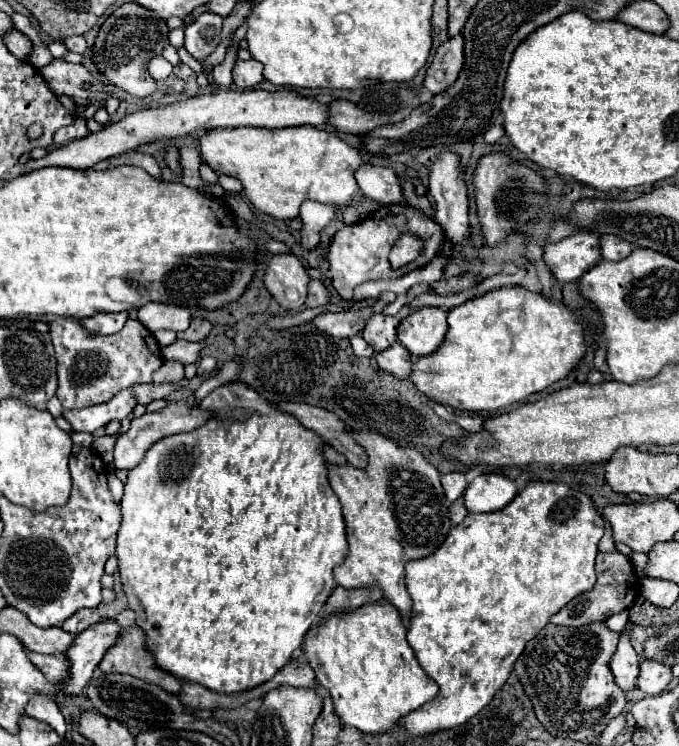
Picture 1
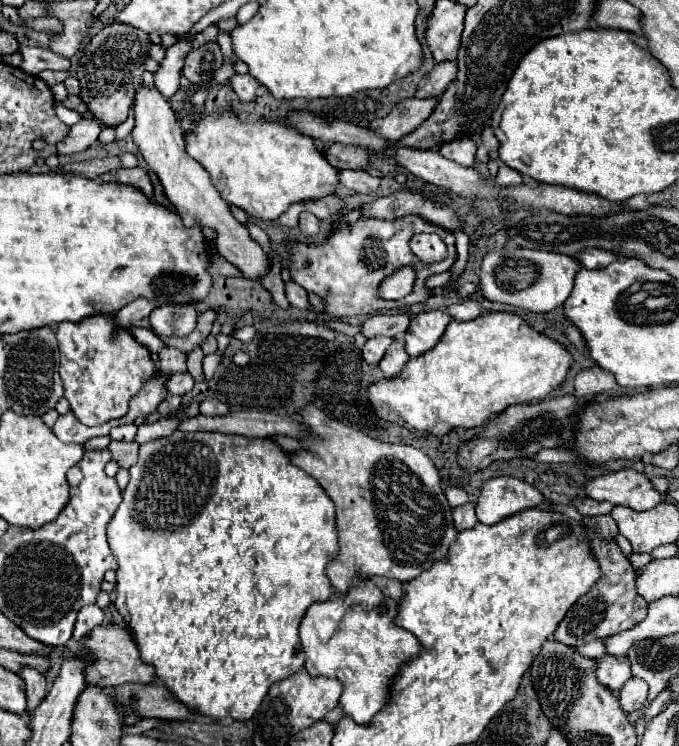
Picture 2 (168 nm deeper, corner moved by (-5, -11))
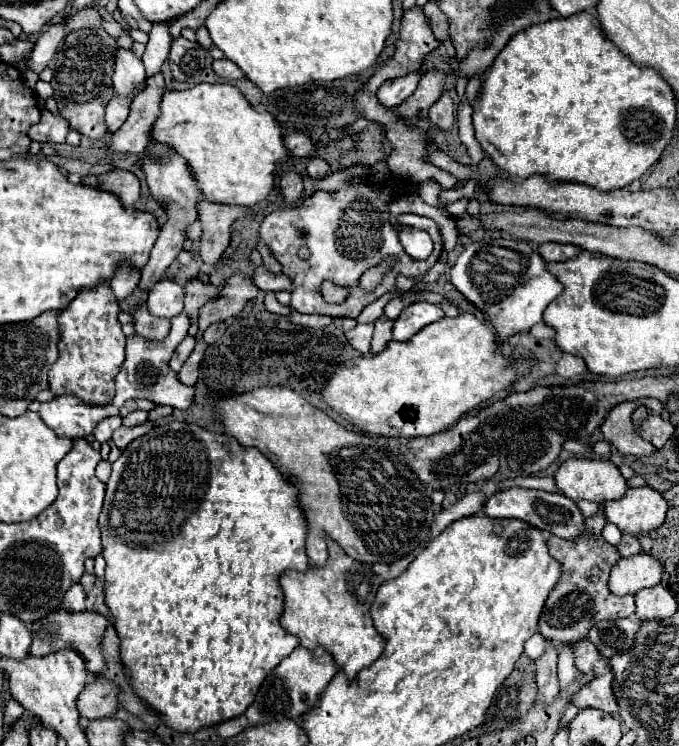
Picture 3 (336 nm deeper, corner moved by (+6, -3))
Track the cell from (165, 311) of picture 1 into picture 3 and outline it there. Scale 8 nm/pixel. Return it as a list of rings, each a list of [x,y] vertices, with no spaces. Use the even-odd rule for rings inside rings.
[[[160,280],[148,292],[148,310],[160,318],[174,318],[184,308],[184,290],[174,280]]]

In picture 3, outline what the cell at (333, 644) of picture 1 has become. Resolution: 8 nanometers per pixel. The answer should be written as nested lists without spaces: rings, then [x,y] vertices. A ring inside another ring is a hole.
[[[326,538],[326,542],[328,560],[324,566],[312,564],[306,572],[288,570],[280,576],[278,582],[284,594],[280,624],[288,634],[298,636],[304,648],[326,648],[336,658],[340,670],[352,680],[362,668],[368,668],[384,648],[384,638],[376,632],[368,612],[382,580],[370,564],[350,558],[334,540]]]

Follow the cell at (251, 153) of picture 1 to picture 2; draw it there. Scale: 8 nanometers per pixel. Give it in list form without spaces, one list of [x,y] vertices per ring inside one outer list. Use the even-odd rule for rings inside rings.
[[[233,112],[201,116],[195,122],[193,134],[187,138],[187,152],[209,172],[211,184],[219,190],[225,202],[239,206],[249,216],[259,220],[277,220],[291,204],[331,196],[339,186],[339,168],[329,164],[325,154],[313,144],[309,136],[303,136],[271,120],[241,122]]]

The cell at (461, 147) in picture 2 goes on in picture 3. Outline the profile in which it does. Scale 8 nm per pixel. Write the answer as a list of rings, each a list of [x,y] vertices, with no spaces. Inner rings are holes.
[[[442,92],[442,96],[428,110],[428,116],[430,116],[430,122],[436,128],[440,128],[444,132],[452,130],[452,124],[454,124],[454,100],[452,100],[450,92]]]

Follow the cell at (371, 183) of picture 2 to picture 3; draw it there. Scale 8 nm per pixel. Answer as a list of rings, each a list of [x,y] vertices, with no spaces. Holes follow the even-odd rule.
[[[312,154],[312,156],[308,158],[308,162],[306,162],[306,174],[308,174],[308,176],[312,176],[312,178],[322,178],[322,176],[326,176],[326,174],[330,174],[330,172],[332,172],[332,168],[330,168],[320,156]]]

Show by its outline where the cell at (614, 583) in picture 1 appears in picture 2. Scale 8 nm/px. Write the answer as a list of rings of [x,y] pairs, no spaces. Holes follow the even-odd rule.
[[[591,534],[591,548],[601,564],[601,578],[587,594],[583,594],[567,612],[559,628],[555,630],[555,640],[567,646],[581,646],[593,638],[609,638],[619,632],[625,632],[645,620],[647,616],[647,602],[643,596],[637,594],[635,578],[637,572],[633,570],[631,562],[623,556],[617,542],[601,542],[595,534]]]

